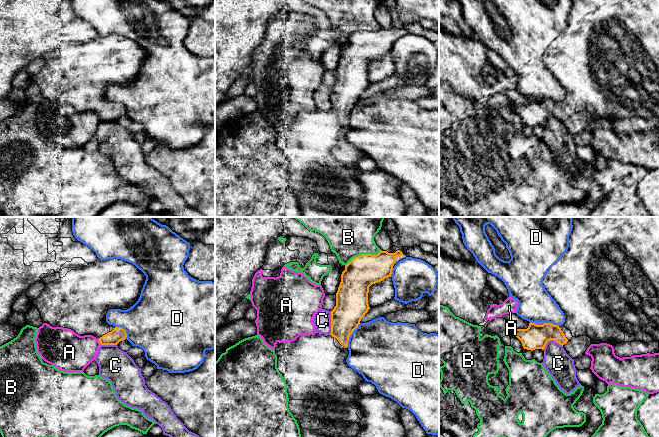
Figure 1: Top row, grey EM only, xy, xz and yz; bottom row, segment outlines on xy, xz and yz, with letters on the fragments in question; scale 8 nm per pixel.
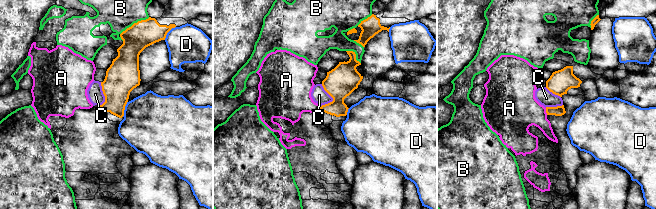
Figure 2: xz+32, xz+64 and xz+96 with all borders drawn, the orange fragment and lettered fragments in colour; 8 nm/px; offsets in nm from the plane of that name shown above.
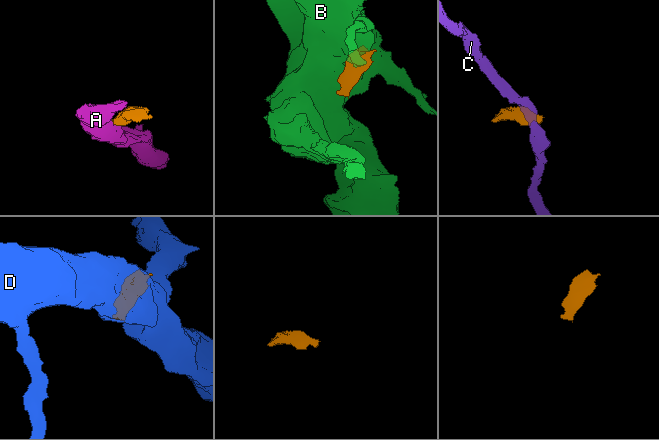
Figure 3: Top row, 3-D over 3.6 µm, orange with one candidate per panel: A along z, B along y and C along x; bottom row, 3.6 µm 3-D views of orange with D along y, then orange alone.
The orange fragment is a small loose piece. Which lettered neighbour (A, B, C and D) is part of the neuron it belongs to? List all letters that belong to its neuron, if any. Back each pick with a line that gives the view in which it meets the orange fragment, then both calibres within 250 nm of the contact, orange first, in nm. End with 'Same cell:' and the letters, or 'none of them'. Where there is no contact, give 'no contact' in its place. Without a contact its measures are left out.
Same cell: none of them

